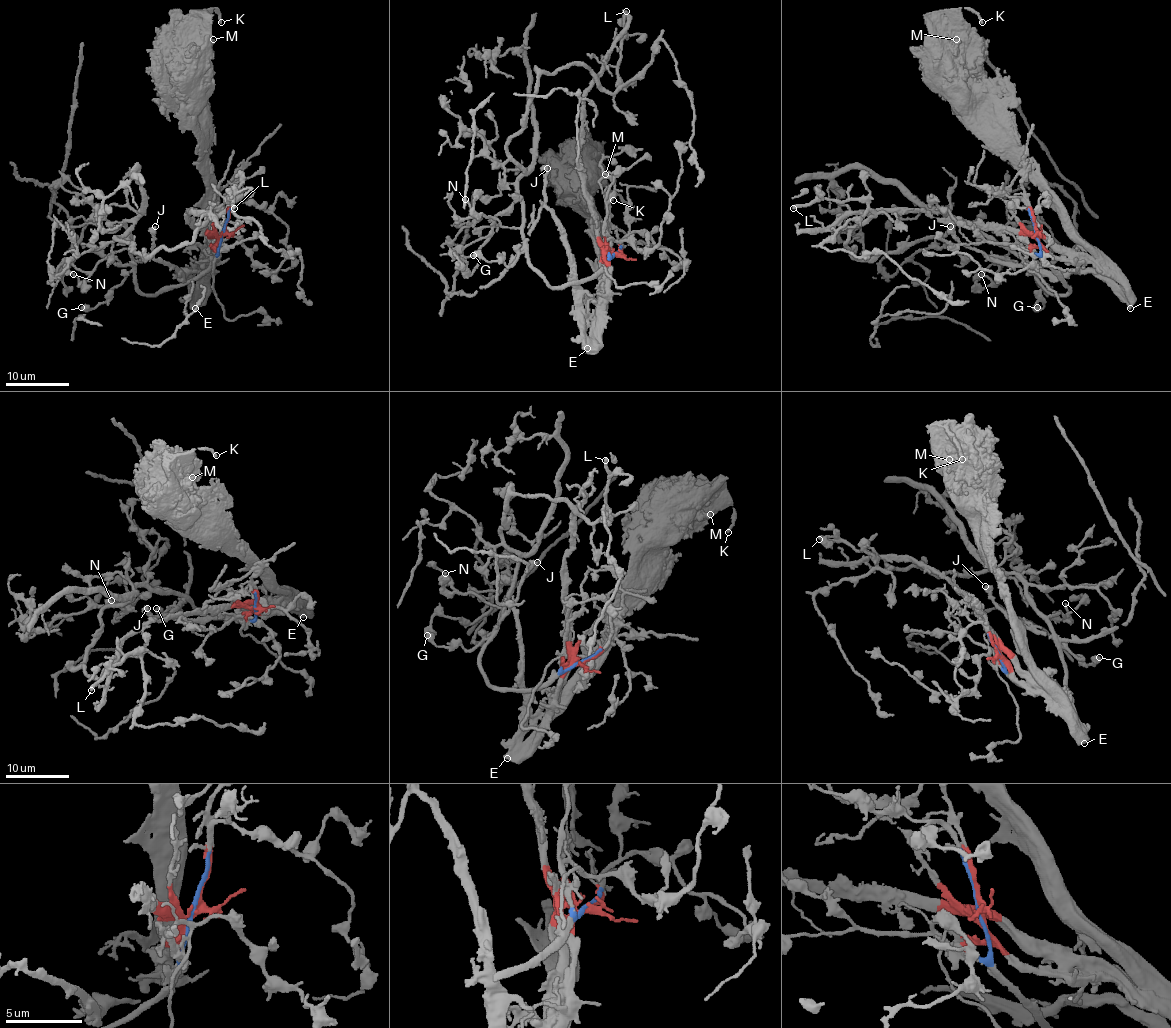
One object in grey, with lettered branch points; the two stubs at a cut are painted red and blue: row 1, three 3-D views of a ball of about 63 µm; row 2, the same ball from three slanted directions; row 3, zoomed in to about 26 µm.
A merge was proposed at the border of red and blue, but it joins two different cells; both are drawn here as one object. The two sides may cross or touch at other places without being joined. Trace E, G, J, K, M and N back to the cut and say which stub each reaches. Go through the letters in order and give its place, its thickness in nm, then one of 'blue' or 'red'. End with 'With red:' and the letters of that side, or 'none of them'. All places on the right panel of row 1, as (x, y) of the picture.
E: place (1130, 308); calibre 650 nm; red
G: place (1037, 307); calibre 650 nm; blue
J: place (950, 226); calibre 480 nm; red
K: place (982, 22); calibre 240 nm; red
M: place (956, 39); calibre 280 nm; red
N: place (981, 274); calibre 180 nm; blue
With red: E, J, K, M

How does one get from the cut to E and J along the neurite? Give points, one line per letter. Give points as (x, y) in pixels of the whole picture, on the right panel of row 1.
E: (1035, 231), (1041, 245), (1054, 256), (1090, 262), (1130, 308)
J: (1035, 231), (1041, 245), (1059, 258), (1090, 262), (1097, 269), (1010, 267), (965, 247), (950, 226)

